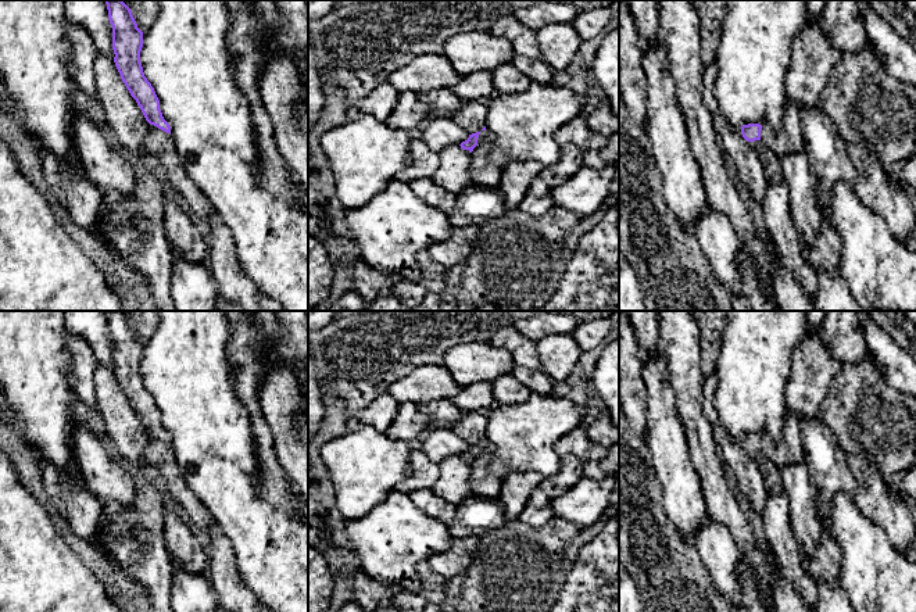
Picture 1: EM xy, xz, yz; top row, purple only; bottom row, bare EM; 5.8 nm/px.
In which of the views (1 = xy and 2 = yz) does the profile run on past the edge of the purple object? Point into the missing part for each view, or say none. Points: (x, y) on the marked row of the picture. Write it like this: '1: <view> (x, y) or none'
1: none
2: yz (770, 163)

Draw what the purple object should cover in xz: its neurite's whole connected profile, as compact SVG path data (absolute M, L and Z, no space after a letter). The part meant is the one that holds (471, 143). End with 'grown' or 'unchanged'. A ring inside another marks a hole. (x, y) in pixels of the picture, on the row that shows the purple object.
M484 126L480 132L469 135L469 137L465 142L462 142L459 146L466 153L472 153L476 146L482 143L491 144L494 139L495 139L495 135Z; grown

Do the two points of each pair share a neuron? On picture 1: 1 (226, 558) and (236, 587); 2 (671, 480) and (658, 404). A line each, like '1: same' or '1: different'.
1: same
2: same

